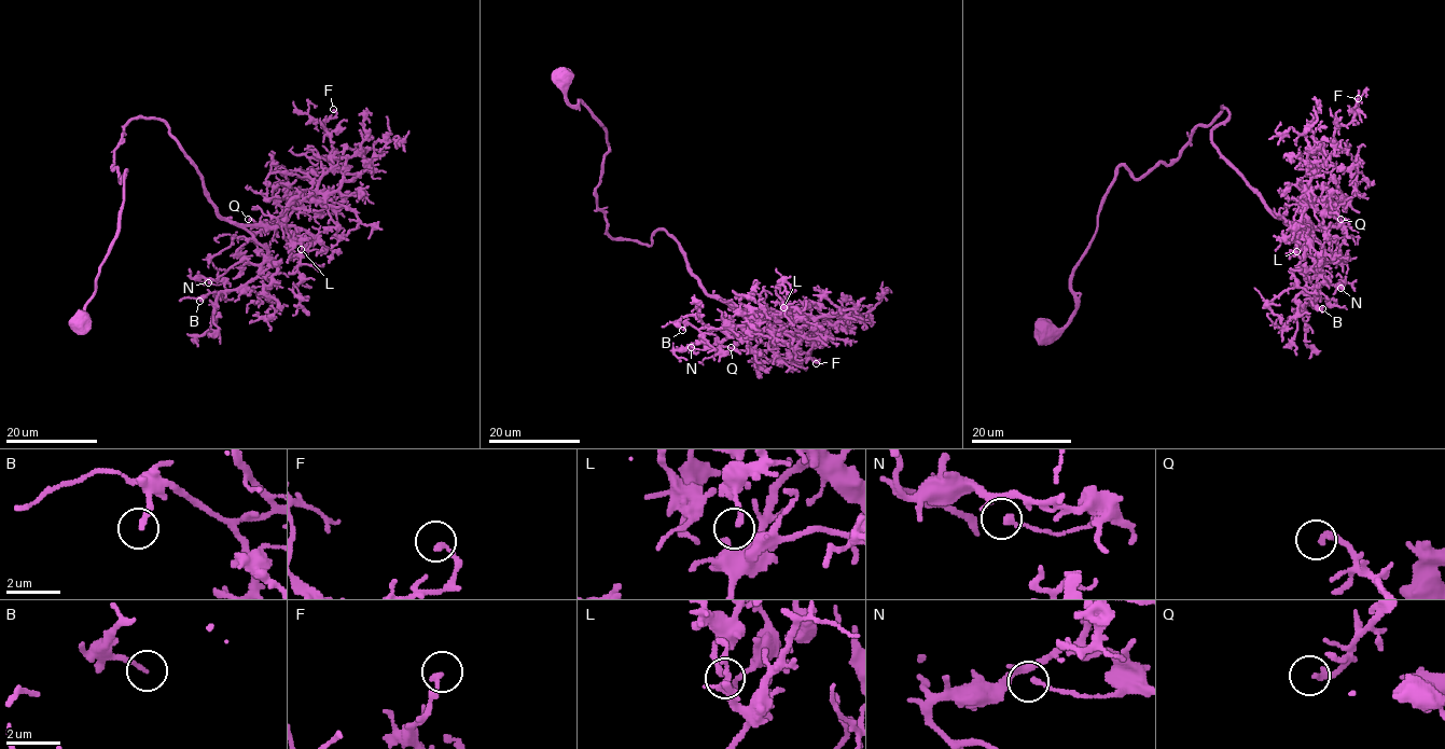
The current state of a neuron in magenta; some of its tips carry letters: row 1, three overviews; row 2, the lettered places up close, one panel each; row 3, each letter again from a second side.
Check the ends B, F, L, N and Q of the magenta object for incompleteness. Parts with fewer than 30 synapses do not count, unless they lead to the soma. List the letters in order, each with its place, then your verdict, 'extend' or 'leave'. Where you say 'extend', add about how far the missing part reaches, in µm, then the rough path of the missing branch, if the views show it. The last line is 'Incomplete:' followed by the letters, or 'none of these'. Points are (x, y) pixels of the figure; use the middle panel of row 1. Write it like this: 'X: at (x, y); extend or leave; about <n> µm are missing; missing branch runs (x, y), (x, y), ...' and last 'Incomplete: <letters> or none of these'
B: at (682, 330); leave
F: at (816, 363); leave
L: at (783, 307); leave
N: at (691, 347); leave
Q: at (731, 347); extend; about 15 µm are missing; missing branch runs (731, 347), (737, 360), (735, 368), (741, 376), (746, 376), (746, 383)
Incomplete: Q

